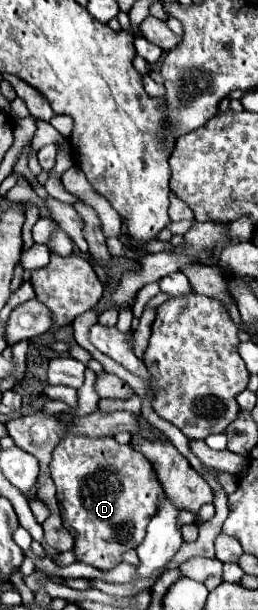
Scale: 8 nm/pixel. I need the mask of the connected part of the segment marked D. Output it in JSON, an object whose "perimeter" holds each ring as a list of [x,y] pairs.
{"perimeter":[[[68,435],[52,453],[50,461],[52,481],[56,485],[56,499],[64,527],[74,537],[76,561],[92,565],[100,571],[108,571],[122,563],[122,555],[136,549],[146,535],[146,528],[156,514],[160,485],[152,475],[148,459],[134,451],[130,445],[120,445],[112,437],[76,437]]]}

